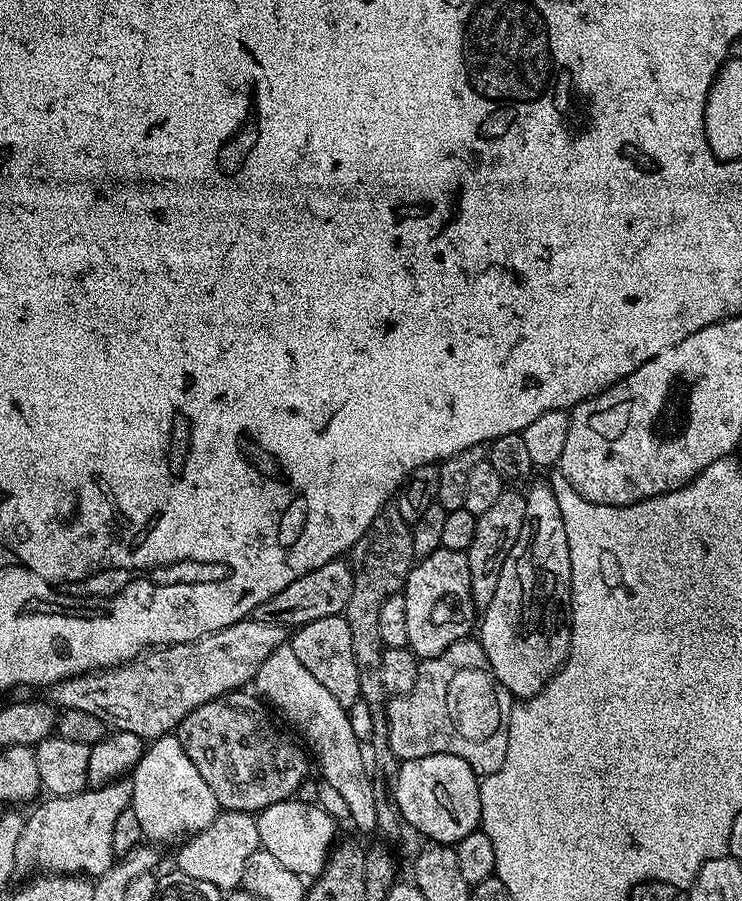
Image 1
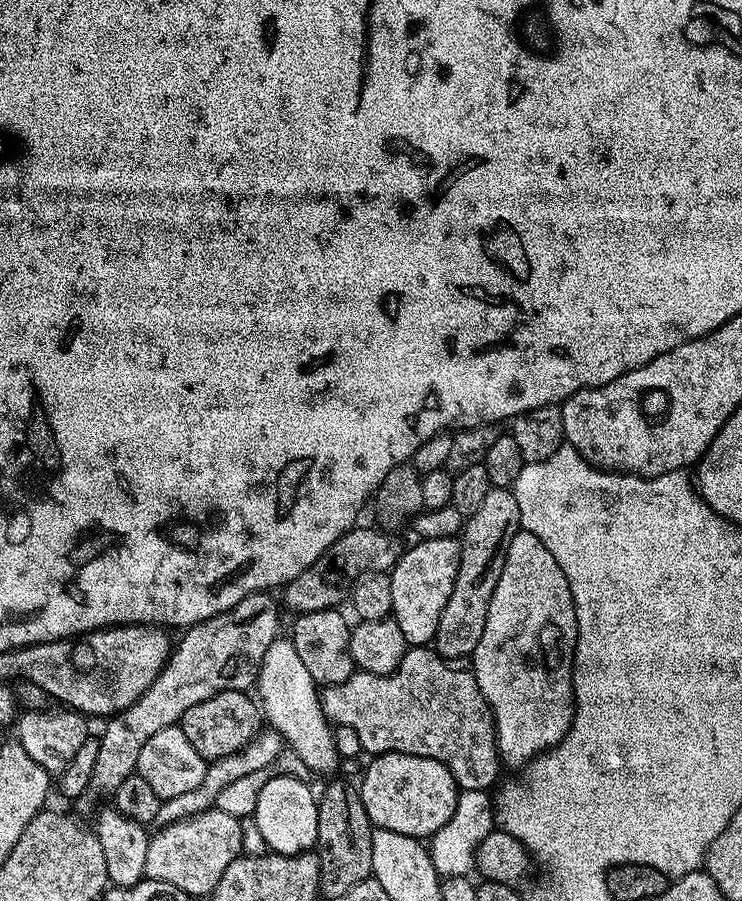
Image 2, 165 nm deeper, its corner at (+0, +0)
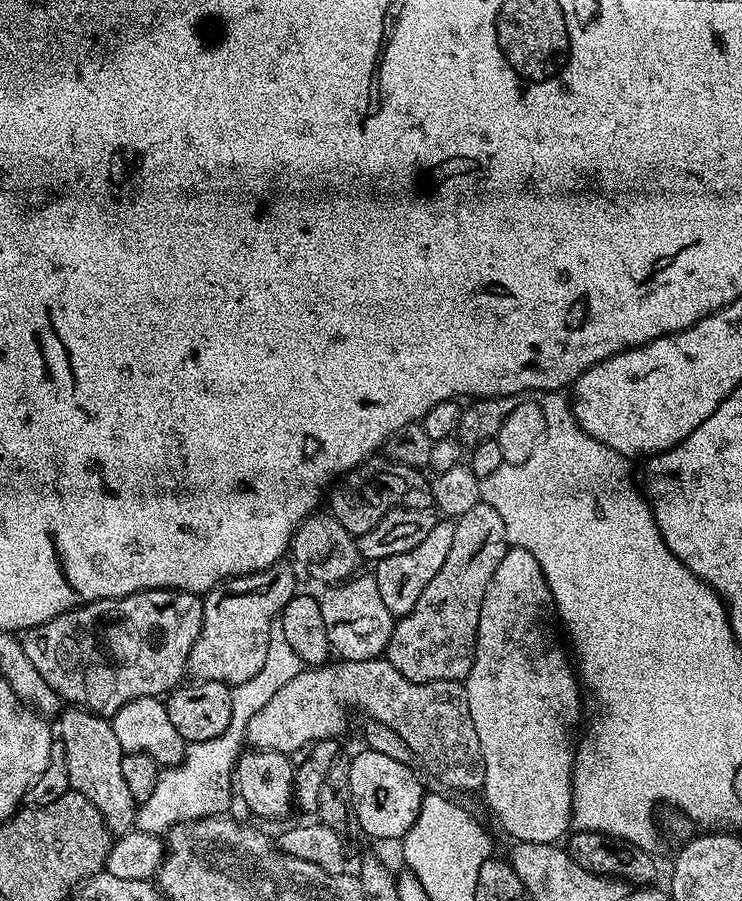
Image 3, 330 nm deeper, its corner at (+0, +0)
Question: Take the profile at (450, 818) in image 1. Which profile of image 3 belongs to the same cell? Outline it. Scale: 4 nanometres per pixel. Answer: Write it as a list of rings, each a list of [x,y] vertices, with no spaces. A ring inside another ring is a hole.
[[[369,747],[363,751],[351,757],[350,766],[350,794],[359,831],[376,840],[399,841],[410,830],[410,826],[414,826],[426,789],[420,785],[419,778],[411,772],[413,769],[409,765],[387,754],[378,754]]]

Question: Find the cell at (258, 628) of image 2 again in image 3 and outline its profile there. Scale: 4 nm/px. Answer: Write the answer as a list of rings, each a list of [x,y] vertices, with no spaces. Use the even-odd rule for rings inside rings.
[[[271,564],[245,576],[233,576],[203,597],[202,630],[198,642],[194,642],[194,650],[190,650],[189,677],[235,686],[262,670],[269,649],[271,623],[298,592],[293,565],[289,564]]]

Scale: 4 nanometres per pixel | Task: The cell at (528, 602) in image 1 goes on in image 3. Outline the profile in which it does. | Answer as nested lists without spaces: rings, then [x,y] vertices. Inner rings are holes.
[[[509,547],[502,562],[498,562],[498,570],[494,570],[494,578],[490,582],[490,586],[486,586],[486,598],[482,598],[482,610],[476,631],[476,657],[472,663],[466,687],[470,702],[470,718],[474,718],[474,730],[478,733],[478,742],[482,742],[482,758],[486,762],[486,778],[484,779],[482,797],[484,796],[485,802],[488,803],[489,810],[496,815],[497,822],[513,836],[511,839],[516,842],[556,844],[563,841],[573,827],[572,767],[576,764],[578,747],[576,727],[580,724],[580,692],[582,693],[582,688],[578,683],[578,672],[573,661],[572,664],[568,661],[563,646],[556,641],[556,636],[552,633],[552,616],[554,620],[552,591],[542,574],[542,566],[538,566],[538,558],[534,558],[534,554],[530,554],[528,548]]]

